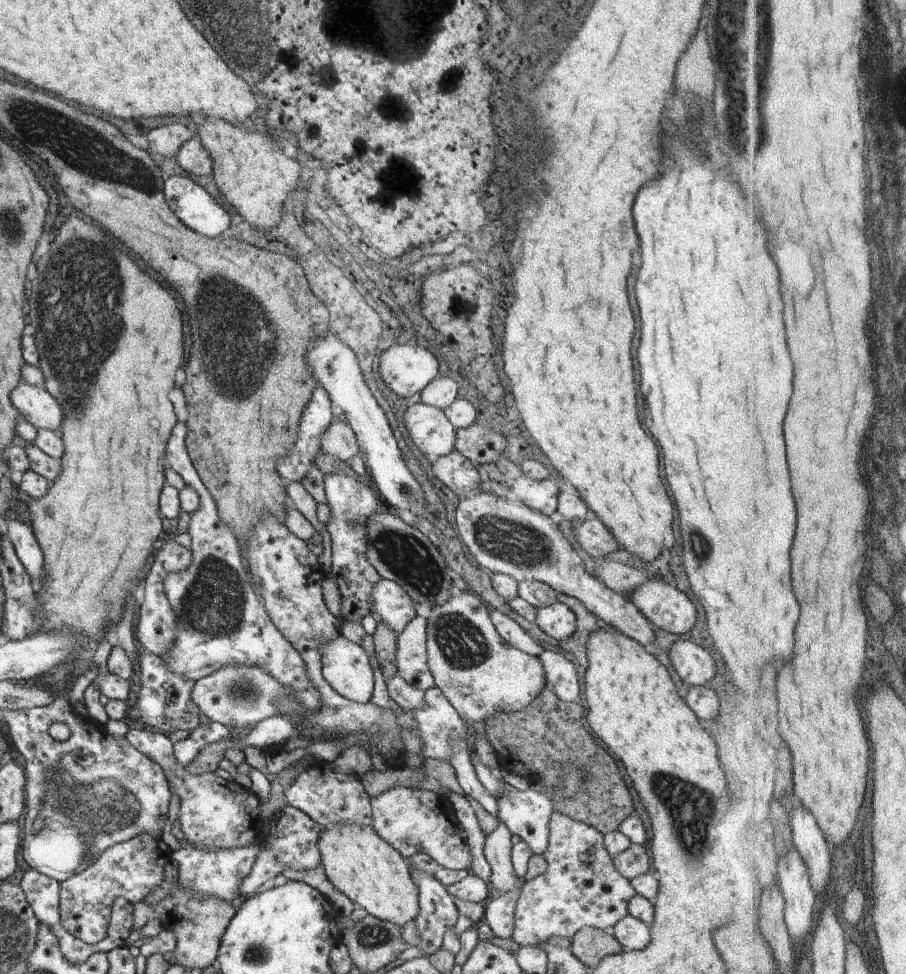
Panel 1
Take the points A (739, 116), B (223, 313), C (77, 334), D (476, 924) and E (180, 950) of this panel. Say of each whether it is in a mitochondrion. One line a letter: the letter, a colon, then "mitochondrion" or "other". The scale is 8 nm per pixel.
A: mitochondrion
B: mitochondrion
C: mitochondrion
D: other
E: other

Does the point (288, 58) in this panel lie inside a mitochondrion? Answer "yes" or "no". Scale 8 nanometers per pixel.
no

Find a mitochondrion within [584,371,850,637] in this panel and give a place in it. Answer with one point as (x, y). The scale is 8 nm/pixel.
(706, 547)

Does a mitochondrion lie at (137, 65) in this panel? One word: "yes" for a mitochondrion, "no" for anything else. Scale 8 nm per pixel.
no

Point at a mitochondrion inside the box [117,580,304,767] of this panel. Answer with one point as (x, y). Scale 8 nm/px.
(243, 692)

